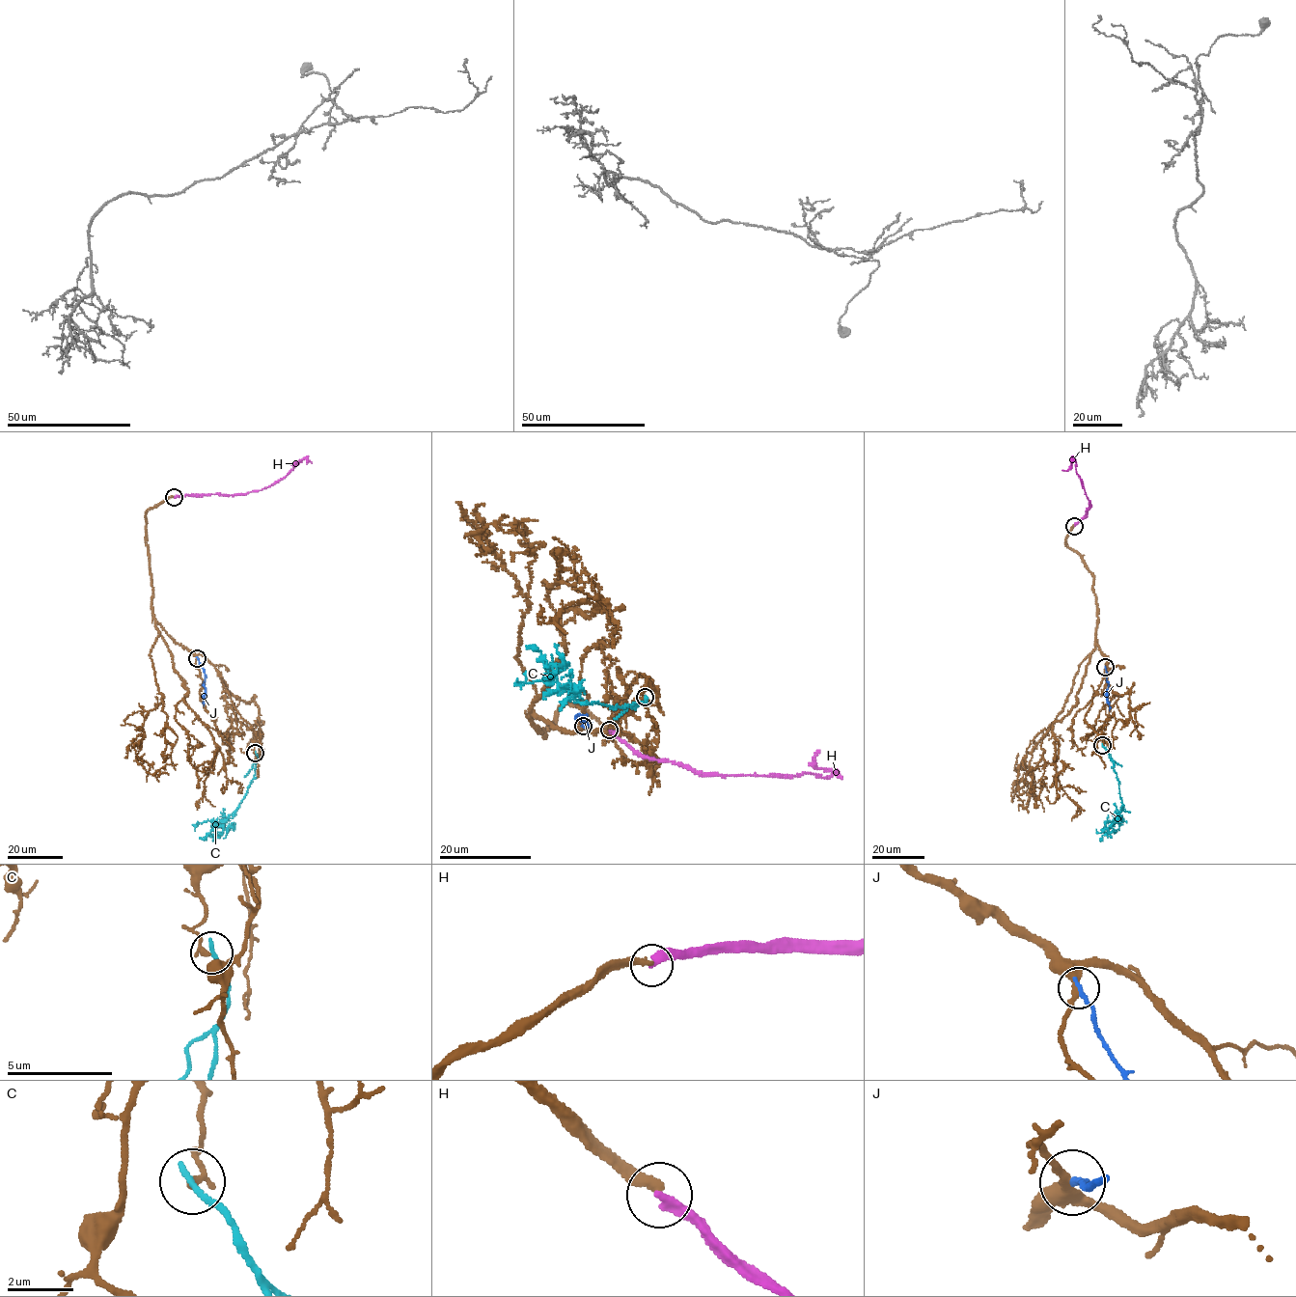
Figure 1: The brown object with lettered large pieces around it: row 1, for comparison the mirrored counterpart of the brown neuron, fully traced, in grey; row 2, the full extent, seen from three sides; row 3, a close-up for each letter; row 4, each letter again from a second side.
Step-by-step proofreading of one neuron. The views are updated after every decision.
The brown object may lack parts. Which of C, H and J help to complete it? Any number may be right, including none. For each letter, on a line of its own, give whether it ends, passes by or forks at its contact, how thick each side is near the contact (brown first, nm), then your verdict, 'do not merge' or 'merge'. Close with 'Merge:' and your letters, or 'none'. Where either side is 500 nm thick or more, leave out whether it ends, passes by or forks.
C: it ends; calibres 240 and 200 nm; do not merge
H: it ends; calibres 280 and 360 nm; do not merge
J: it ends; calibres 320 and 220 nm; do not merge
Merge: none

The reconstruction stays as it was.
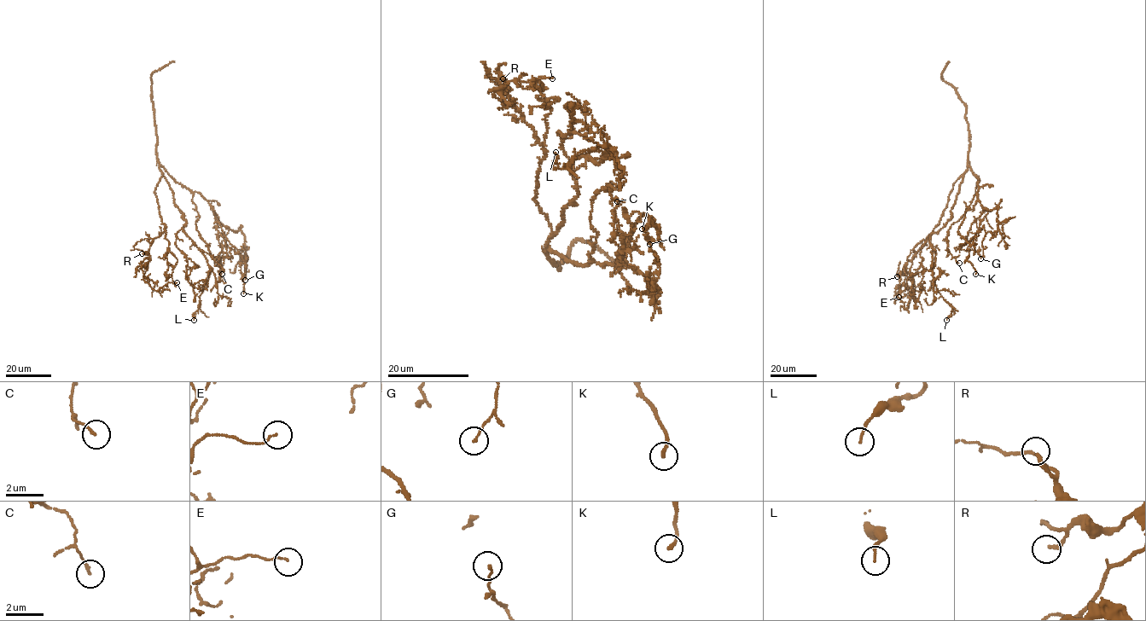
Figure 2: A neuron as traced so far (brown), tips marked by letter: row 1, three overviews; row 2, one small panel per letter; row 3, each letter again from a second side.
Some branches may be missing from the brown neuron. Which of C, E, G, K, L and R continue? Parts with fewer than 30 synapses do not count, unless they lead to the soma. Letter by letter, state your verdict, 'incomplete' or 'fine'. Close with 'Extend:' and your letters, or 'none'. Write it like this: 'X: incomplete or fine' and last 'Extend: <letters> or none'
C: fine
E: fine
G: fine
K: fine
L: fine
R: fine
Extend: none

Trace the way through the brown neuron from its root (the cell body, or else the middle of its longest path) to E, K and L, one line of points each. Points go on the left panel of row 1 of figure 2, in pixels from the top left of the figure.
E: (161, 173), (154, 194), (165, 231), (153, 240), (143, 279), (155, 291), (168, 282), (177, 282)
K: (161, 173), (160, 165), (177, 182), (207, 201), (215, 221), (247, 266), (243, 293)
L: (161, 173), (186, 221), (183, 231), (202, 252), (210, 270), (199, 307), (193, 315), (194, 320)

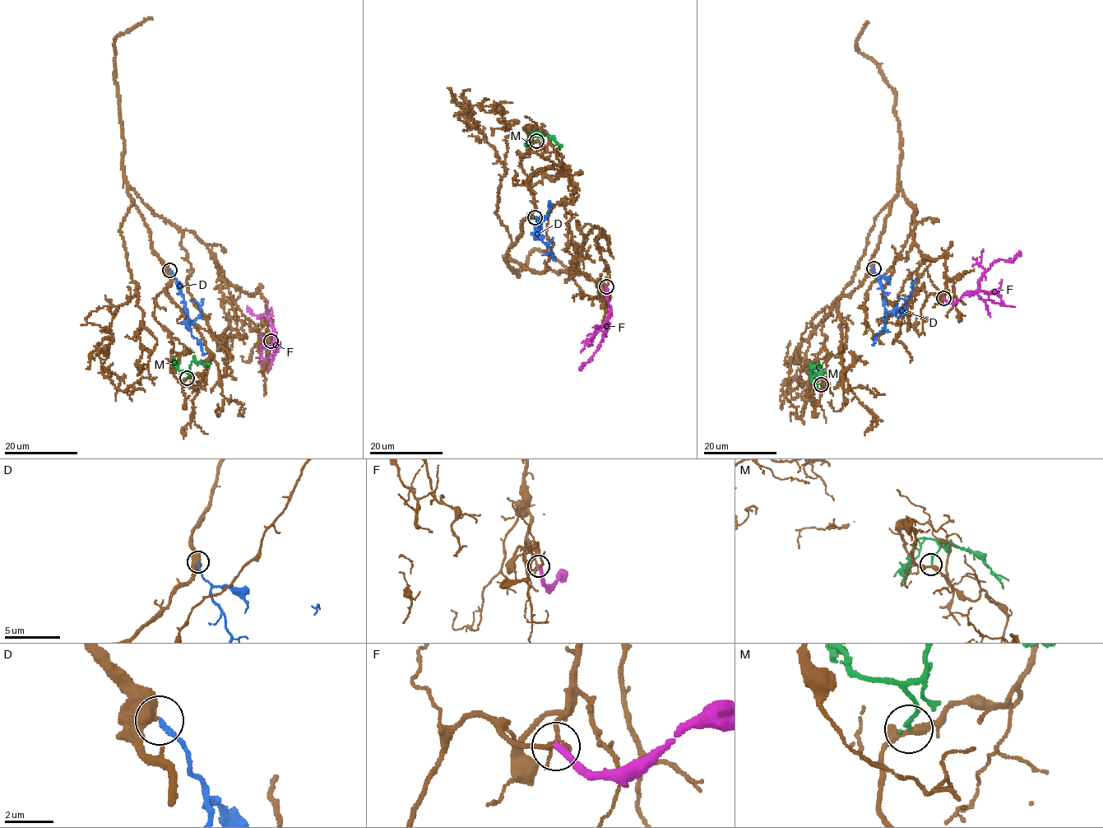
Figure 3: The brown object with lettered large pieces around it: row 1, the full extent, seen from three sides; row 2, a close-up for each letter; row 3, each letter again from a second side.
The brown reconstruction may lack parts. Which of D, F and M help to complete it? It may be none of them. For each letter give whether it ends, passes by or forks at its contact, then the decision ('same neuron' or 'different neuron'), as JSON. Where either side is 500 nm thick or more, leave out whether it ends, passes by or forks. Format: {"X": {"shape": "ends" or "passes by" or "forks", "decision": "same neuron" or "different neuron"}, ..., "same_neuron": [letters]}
{"D": {"decision": "same neuron"}, "F": {"shape": "ends", "decision": "different neuron"}, "M": {"shape": "ends", "decision": "different neuron"}, "same_neuron": ["D"]}

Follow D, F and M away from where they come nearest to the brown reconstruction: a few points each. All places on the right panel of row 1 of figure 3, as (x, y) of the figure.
D: (873, 268), (882, 286), (884, 309), (887, 311), (902, 308), (913, 282), (914, 284)
F: (943, 298), (957, 301), (970, 295), (978, 289), (978, 280), (991, 263), (1000, 259), (1011, 261), (1019, 250)
M: (820, 384), (811, 379), (810, 369), (822, 364)

